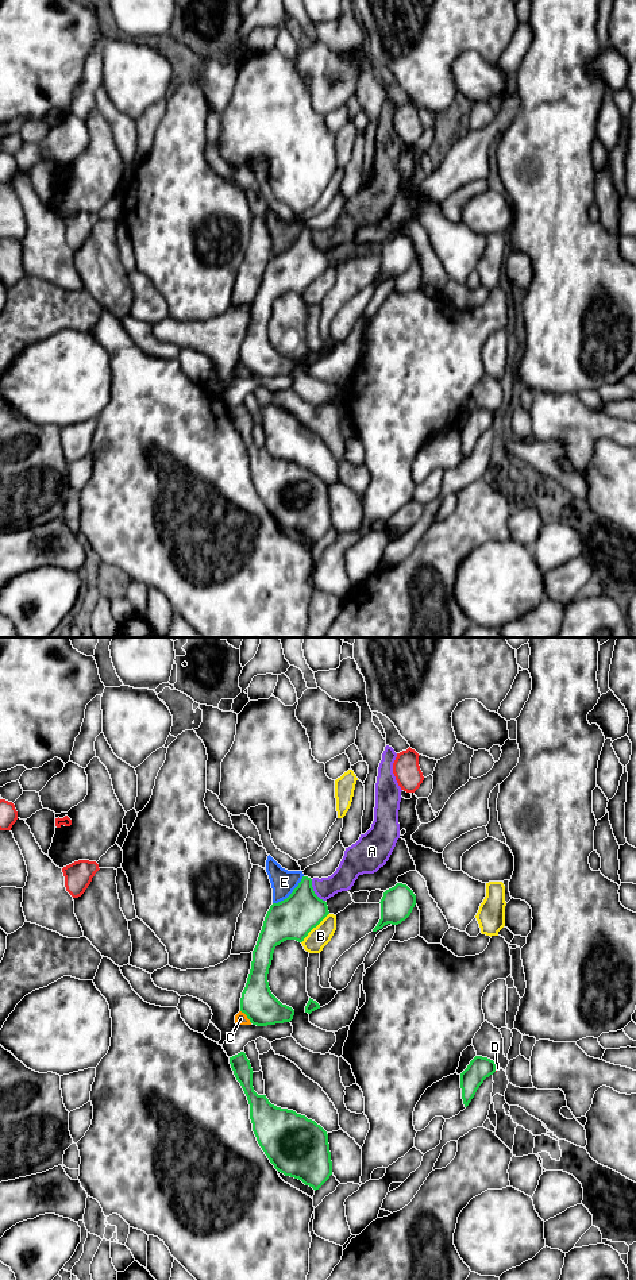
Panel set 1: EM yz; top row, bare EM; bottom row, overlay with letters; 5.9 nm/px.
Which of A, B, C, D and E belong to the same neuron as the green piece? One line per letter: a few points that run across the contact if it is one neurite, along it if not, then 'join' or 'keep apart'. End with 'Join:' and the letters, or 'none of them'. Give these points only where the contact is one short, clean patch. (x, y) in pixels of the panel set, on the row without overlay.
A: line yz (311, 231), (313, 243), (324, 253); keep apart
B: keep apart
C: keep apart
D: keep apart
E: line yz (303, 227), (299, 236), (285, 250), (273, 255); keep apart
Join: none of them

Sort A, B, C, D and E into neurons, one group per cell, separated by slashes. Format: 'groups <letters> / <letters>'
groups A C / B / D / E

